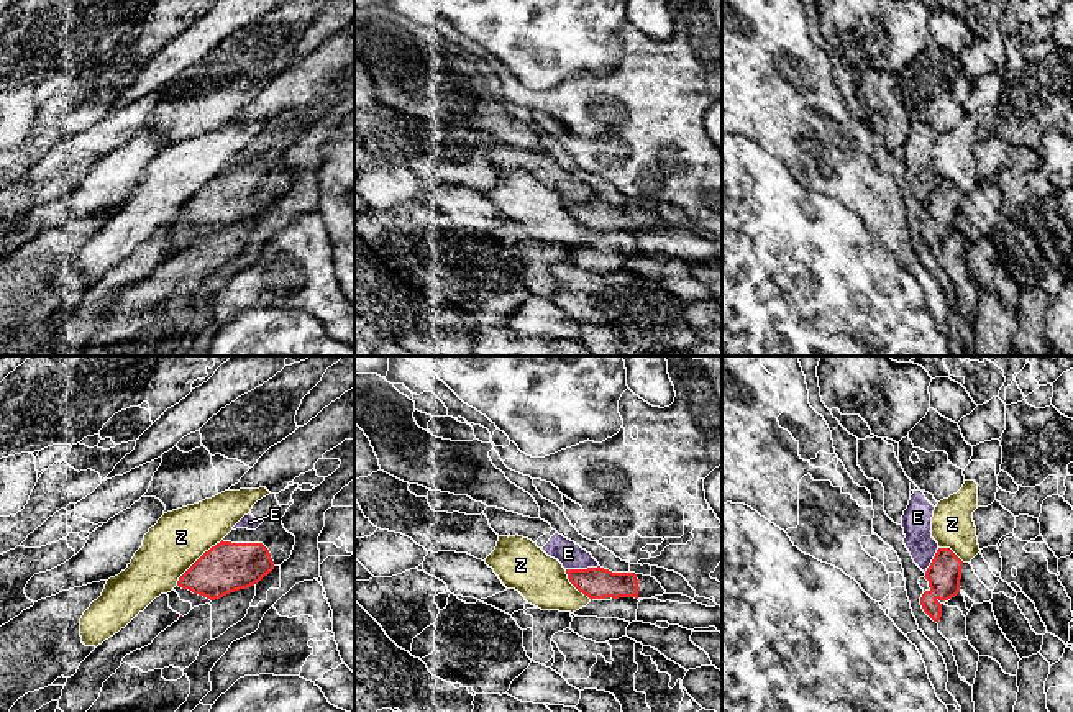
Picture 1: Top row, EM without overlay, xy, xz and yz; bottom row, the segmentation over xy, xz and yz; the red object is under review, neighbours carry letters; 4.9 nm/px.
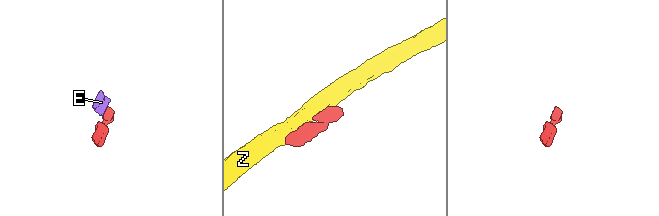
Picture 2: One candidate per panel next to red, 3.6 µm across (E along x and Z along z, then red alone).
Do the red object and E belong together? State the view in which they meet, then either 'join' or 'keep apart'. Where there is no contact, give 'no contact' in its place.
meets red in xz; keep apart

